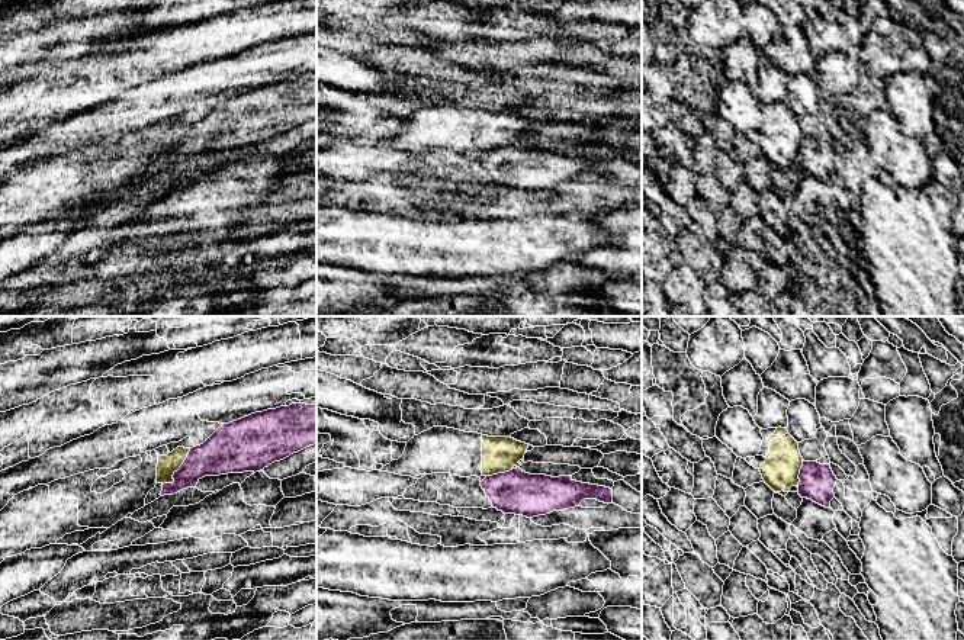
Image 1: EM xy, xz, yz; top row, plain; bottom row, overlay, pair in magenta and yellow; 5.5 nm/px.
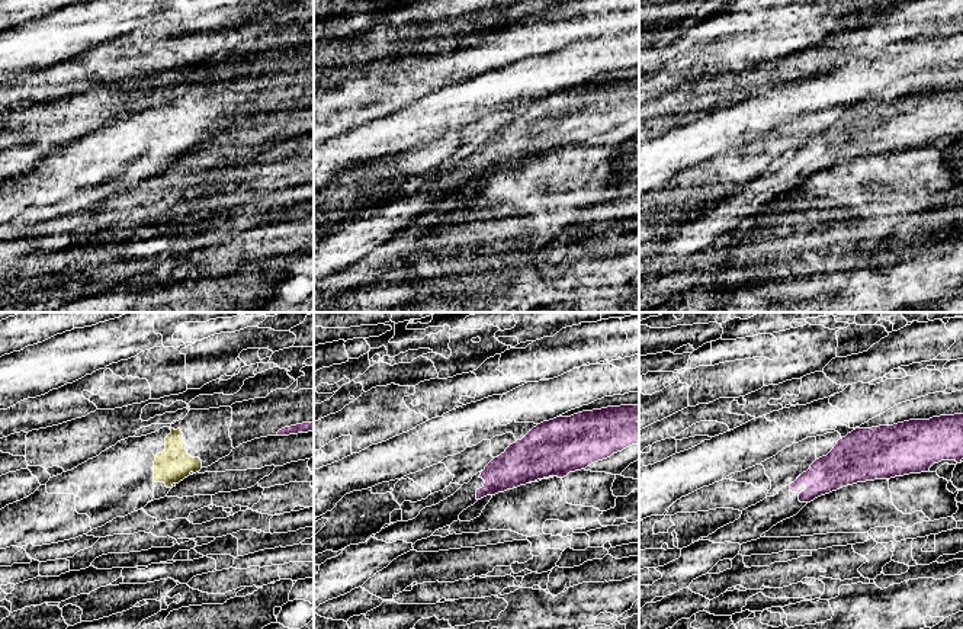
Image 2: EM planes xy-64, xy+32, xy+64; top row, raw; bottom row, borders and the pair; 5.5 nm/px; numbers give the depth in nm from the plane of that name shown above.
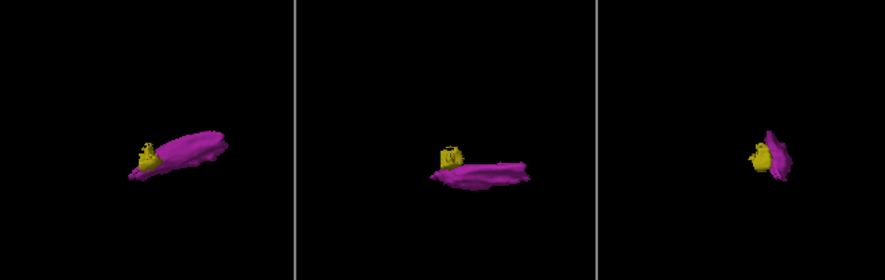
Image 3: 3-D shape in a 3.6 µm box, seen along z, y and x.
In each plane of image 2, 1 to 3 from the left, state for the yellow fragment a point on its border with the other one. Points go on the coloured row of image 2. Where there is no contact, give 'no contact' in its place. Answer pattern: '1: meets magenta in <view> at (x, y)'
1: no contact
2: no contact
3: no contact

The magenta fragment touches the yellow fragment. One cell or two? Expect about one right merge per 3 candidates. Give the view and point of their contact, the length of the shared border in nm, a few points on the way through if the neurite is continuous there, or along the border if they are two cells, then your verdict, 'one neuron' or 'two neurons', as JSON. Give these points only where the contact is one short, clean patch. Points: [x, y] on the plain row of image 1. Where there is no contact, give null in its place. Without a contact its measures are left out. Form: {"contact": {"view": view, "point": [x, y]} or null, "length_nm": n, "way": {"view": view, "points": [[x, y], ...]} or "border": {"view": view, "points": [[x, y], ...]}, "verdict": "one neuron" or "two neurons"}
{"contact": {"view": "xy", "point": [177, 145]}, "length_nm": 260, "border": {"view": "xy", "points": [[190, 124], [185, 137], [173, 150], [173, 156], [163, 160]]}, "verdict": "two neurons"}

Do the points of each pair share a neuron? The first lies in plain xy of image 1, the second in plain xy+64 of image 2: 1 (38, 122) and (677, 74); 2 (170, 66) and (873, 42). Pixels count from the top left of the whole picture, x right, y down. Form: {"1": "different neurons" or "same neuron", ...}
{"1": "different neurons", "2": "same neuron"}

